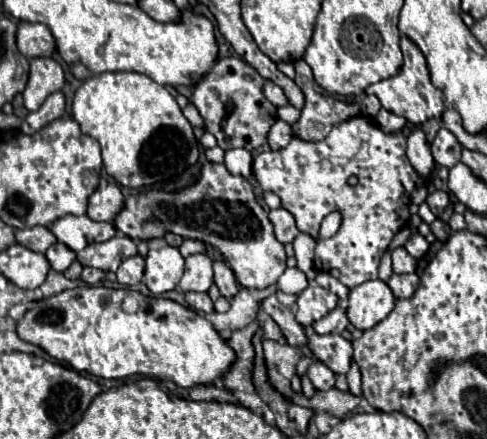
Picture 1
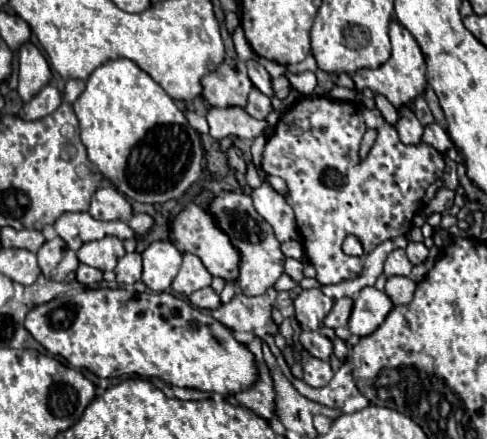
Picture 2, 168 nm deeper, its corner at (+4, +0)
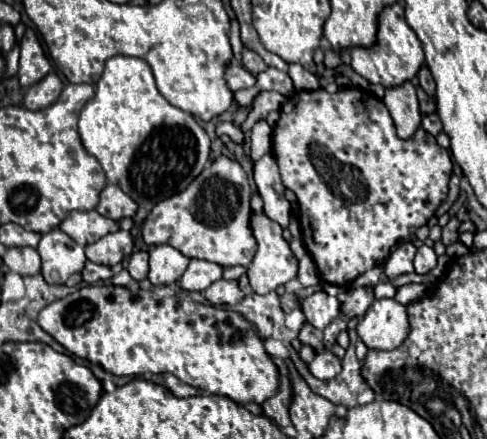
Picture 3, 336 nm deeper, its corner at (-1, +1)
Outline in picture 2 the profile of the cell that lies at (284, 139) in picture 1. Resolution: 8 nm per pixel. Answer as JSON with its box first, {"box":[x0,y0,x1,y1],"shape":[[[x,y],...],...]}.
{"box":[206,106,270,140],"shape":[[[228,106],[228,108],[212,108],[206,116],[210,124],[210,136],[216,140],[222,140],[230,134],[238,138],[256,138],[260,132],[270,134],[270,126],[264,120],[256,120],[248,116],[242,108],[238,106]]]}

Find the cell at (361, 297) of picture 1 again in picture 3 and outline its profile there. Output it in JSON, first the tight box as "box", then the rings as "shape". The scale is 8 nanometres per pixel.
{"box":[357,299,409,349],"shape":[[[375,299],[357,325],[357,333],[369,349],[395,349],[409,333],[405,307],[395,299]]]}

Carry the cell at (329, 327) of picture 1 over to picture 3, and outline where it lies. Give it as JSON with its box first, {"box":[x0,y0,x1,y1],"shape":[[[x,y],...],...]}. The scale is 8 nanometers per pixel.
{"box":[339,287,375,319],"shape":[[[351,287],[339,299],[341,299],[341,313],[347,319],[351,319],[351,317],[363,317],[375,297],[371,287],[359,287],[359,289]]]}

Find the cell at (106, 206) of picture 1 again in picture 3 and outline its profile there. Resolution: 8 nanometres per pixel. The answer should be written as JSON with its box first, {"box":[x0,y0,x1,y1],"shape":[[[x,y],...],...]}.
{"box":[97,185,139,221],"shape":[[[107,185],[101,191],[101,201],[97,205],[97,213],[103,217],[109,217],[113,221],[121,221],[125,217],[135,217],[139,211],[139,205],[125,195],[117,185]]]}

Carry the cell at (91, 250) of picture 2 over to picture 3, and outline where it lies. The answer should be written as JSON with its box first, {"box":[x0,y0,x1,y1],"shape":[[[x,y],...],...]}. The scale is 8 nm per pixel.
{"box":[85,231,133,267],"shape":[[[115,231],[99,241],[85,247],[85,255],[89,261],[115,267],[117,263],[125,261],[133,251],[133,237],[129,231]]]}

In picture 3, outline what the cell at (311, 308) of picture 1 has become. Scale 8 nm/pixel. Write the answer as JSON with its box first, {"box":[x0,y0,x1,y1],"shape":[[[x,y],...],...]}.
{"box":[301,291,341,329],"shape":[[[315,291],[301,301],[301,309],[307,317],[307,323],[311,323],[317,329],[325,329],[339,316],[341,303],[337,297],[327,295],[325,291]]]}

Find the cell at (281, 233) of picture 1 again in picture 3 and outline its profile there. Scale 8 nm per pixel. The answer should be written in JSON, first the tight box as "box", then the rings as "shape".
{"box":[253,153,291,229],"shape":[[[271,153],[263,155],[255,167],[253,167],[253,173],[255,173],[255,185],[259,189],[259,195],[265,203],[263,211],[269,219],[277,221],[283,229],[289,227],[289,217],[291,217],[291,205],[285,197],[285,187],[281,183],[281,177],[279,177],[279,171],[277,171],[277,163],[275,163],[275,157]]]}

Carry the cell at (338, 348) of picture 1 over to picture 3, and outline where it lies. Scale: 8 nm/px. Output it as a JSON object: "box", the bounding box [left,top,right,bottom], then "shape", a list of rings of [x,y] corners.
{"box":[299,323,323,351],"shape":[[[305,323],[303,329],[299,331],[299,341],[301,341],[303,345],[313,347],[315,351],[323,351],[323,331],[315,329],[315,327],[309,325],[309,323]]]}

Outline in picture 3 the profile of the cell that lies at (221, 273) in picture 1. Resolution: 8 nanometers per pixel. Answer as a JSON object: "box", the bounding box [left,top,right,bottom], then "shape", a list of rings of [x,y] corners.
{"box":[143,157,257,267],"shape":[[[219,157],[183,191],[157,203],[143,221],[143,239],[147,245],[167,243],[189,259],[205,259],[221,267],[249,267],[257,243],[249,229],[251,187],[243,167],[237,161]]]}

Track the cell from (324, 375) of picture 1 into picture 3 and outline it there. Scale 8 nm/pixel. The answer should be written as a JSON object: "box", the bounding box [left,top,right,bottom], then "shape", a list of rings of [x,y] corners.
{"box":[309,351,341,381],"shape":[[[323,351],[323,353],[317,353],[315,359],[309,363],[309,371],[321,381],[329,381],[335,375],[339,375],[341,361],[331,351]]]}

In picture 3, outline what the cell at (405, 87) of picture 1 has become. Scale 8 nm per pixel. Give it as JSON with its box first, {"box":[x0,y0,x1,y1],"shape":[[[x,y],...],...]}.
{"box":[351,1,425,87],"shape":[[[397,1],[385,7],[379,15],[379,31],[377,31],[377,45],[371,49],[355,47],[351,49],[351,67],[365,77],[369,83],[387,87],[399,87],[399,83],[407,83],[415,79],[419,69],[425,65],[425,53],[419,37],[407,25],[403,15],[403,3]]]}

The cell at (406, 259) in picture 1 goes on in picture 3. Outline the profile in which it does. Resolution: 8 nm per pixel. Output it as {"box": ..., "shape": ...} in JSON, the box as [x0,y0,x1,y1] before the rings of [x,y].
{"box":[385,243,415,279],"shape":[[[403,243],[399,245],[389,259],[385,261],[385,277],[387,279],[397,279],[399,275],[413,273],[413,257],[415,257],[415,245],[413,243]]]}

